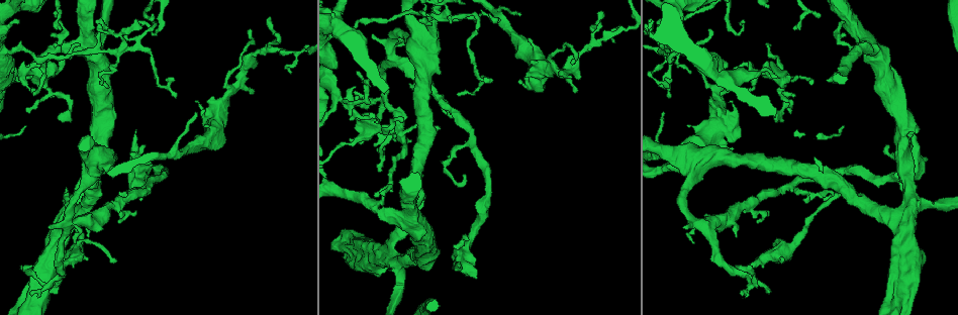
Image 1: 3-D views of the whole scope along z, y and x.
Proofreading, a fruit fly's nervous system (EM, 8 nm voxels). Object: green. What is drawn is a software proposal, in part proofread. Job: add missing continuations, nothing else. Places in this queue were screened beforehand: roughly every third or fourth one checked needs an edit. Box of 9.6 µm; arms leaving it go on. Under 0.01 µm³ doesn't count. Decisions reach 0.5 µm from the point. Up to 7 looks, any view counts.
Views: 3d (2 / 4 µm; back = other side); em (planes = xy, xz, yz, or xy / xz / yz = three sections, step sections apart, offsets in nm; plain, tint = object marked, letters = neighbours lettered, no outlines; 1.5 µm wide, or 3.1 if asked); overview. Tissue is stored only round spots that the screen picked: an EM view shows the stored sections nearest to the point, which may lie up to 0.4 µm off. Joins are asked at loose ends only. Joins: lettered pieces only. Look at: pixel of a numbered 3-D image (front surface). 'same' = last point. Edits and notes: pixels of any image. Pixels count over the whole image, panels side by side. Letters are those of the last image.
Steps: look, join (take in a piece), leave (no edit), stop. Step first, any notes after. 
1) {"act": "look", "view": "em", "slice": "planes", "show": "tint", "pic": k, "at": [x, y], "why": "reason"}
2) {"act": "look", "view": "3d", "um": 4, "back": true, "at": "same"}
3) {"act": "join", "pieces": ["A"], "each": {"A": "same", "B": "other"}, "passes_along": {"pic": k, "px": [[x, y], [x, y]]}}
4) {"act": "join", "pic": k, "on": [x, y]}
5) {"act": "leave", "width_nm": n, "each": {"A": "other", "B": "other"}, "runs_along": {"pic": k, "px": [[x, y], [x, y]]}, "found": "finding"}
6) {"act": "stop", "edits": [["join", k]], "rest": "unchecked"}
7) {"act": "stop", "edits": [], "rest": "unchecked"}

{"act": "look", "view": "3d", "um": 2, "pic": 1, "at": [112, 263], "why": "branch stops here"}

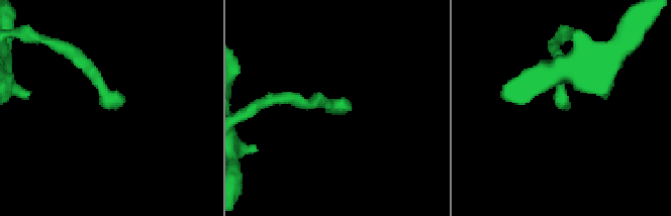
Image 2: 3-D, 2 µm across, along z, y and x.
{"act": "look", "view": "em", "slice": "planes", "show": "letters", "pic": 2, "at": [568, 108], "why": "now the EM"}

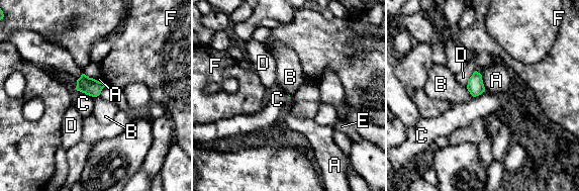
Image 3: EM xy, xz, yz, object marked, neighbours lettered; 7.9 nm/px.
{"act": "leave", "each": {"A": "other", "B": "other", "C": "other", "D": "other", "E": "other", "F": "other"}, "border": {"pic": 3, "px": [[466, 88], [473, 97]]}, "found": "none of them fits"}

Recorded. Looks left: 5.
{"act": "look", "view": "3d", "um": 2, "pic": 1, "at": [354, 92], "why": "thin end"}

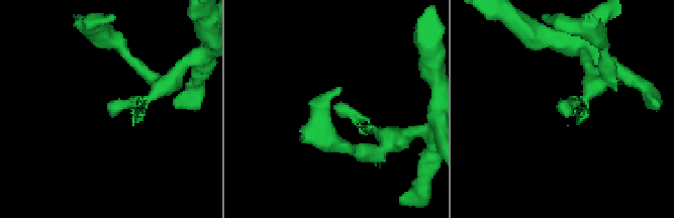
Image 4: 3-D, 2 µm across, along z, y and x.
{"act": "look", "view": "em", "slice": "xy", "step": 8, "show": "letters", "pic": 4, "at": [563, 105], "why": "need the tissue"}

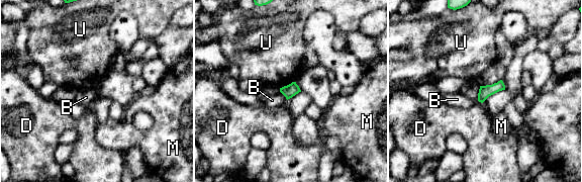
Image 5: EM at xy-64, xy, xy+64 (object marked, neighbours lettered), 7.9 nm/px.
{"act": "look", "view": "em", "slice": "planes", "show": "letters", "at": "same", "why": "another direction"}

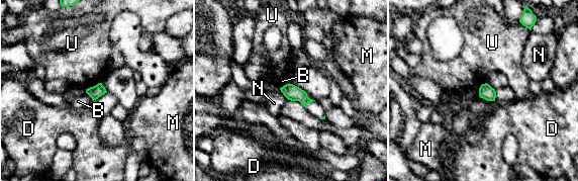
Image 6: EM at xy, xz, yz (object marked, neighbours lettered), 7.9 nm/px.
{"act": "leave", "width_nm": 100, "each": {"B": "other", "D": "other", "M": "other", "N": "other", "U": "other"}, "border": {"pic": 6, "px": [[99, 82], [86, 89]]}, "found": "no lettered piece goes on from it"}

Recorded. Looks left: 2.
{"act": "look", "view": "3d", "um": 2, "pic": 1, "at": [136, 129], "why": "free end"}

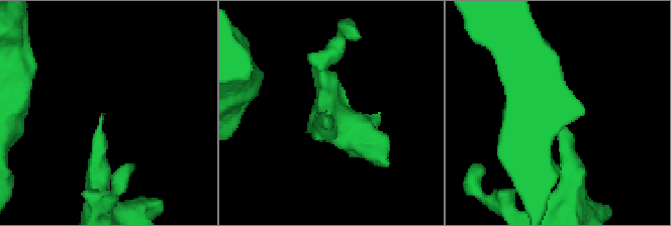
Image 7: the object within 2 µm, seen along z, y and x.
{"act": "look", "view": "em", "slice": "planes", "show": "letters", "pic": 7, "at": [325, 110]}

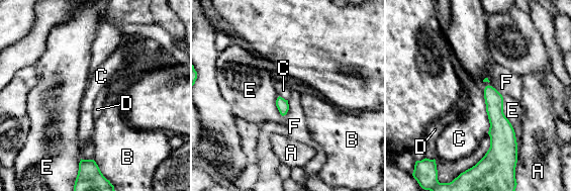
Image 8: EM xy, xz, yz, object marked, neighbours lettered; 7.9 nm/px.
{"act": "leave", "longest_contact_nm": ["C", 320], "each": {"A": "other", "B": "other", "C": "other", "D": "other", "E": "other", "F": "other"}, "border": {"pic": 8, "px": [[501, 95], [502, 112], [511, 125]]}, "found": "none of them fits"}

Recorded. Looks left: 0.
{"act": "stop", "edits": [], "rest": "unchecked"}

